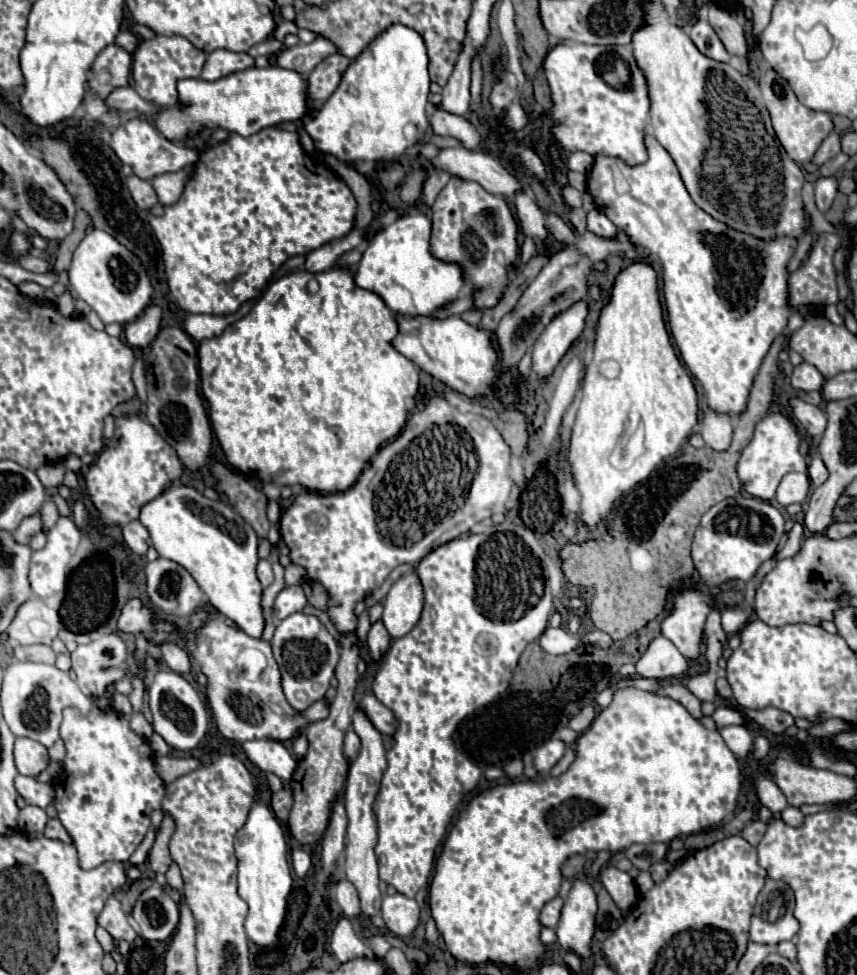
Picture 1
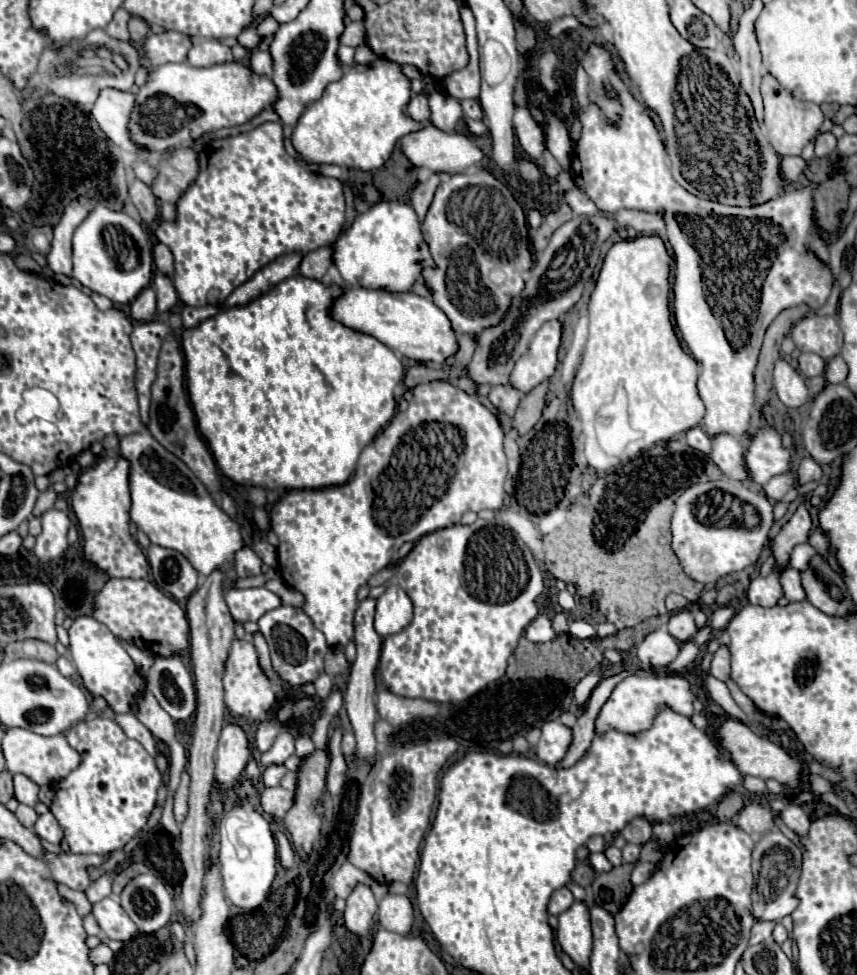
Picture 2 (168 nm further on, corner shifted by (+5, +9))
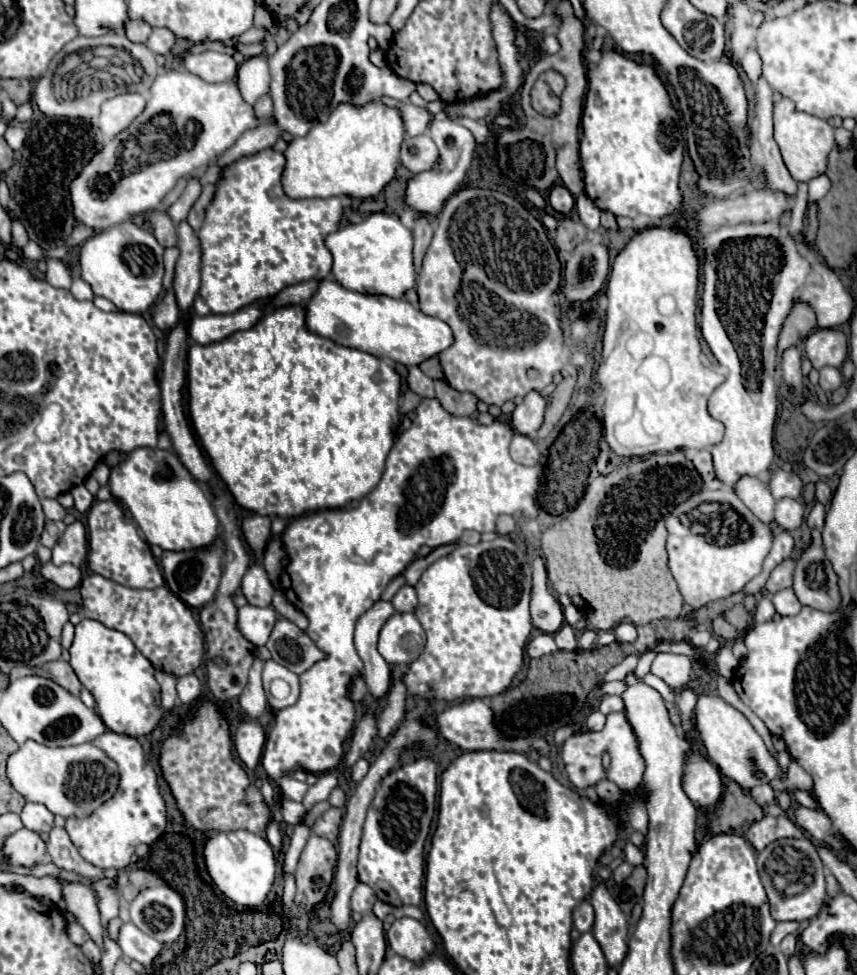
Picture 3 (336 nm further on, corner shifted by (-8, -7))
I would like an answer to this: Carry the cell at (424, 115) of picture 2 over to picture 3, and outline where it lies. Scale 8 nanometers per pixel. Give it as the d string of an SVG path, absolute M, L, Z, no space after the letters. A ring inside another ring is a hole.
M383 98L381 102L387 104L389 108L399 108L407 136L419 136L429 128L431 114L425 108L419 108L419 106L413 106L409 102L401 102L401 100L391 100L391 98Z

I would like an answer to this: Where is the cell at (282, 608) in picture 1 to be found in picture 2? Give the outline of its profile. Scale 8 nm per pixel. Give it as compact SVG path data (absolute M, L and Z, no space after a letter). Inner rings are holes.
M230 588L226 592L226 604L234 616L234 620L240 622L258 622L260 616L266 612L278 608L282 604L280 596L270 592L268 588Z

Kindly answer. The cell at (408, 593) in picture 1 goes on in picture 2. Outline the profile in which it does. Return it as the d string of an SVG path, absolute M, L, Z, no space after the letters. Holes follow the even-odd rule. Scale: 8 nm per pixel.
M388 584L386 592L376 602L376 620L374 620L376 632L382 638L386 638L406 628L410 620L412 620L410 596L398 584Z

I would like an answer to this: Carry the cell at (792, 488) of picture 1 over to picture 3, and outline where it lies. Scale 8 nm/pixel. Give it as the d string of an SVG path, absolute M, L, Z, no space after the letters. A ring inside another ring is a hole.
M791 498L777 500L775 522L779 526L783 526L785 530L795 530L803 524L803 520L805 520L805 508L799 500L791 500Z

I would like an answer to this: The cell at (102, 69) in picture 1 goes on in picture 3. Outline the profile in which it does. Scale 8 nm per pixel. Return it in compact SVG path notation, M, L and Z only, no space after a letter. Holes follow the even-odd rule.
M129 20L127 22L127 38L131 42L147 42L151 30L153 28L143 20Z

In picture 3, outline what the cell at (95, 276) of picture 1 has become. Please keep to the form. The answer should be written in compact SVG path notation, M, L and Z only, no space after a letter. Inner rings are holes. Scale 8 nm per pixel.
M131 220L91 236L81 246L79 266L81 278L91 284L93 294L111 300L123 312L147 312L163 290L163 246L147 228L139 228Z

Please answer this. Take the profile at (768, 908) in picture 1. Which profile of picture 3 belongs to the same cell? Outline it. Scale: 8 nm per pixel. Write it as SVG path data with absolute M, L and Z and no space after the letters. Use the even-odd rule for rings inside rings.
M783 838L771 842L757 854L757 868L761 882L767 890L771 916L781 920L807 920L815 918L825 902L825 876L823 862L815 852L815 844L809 838Z

